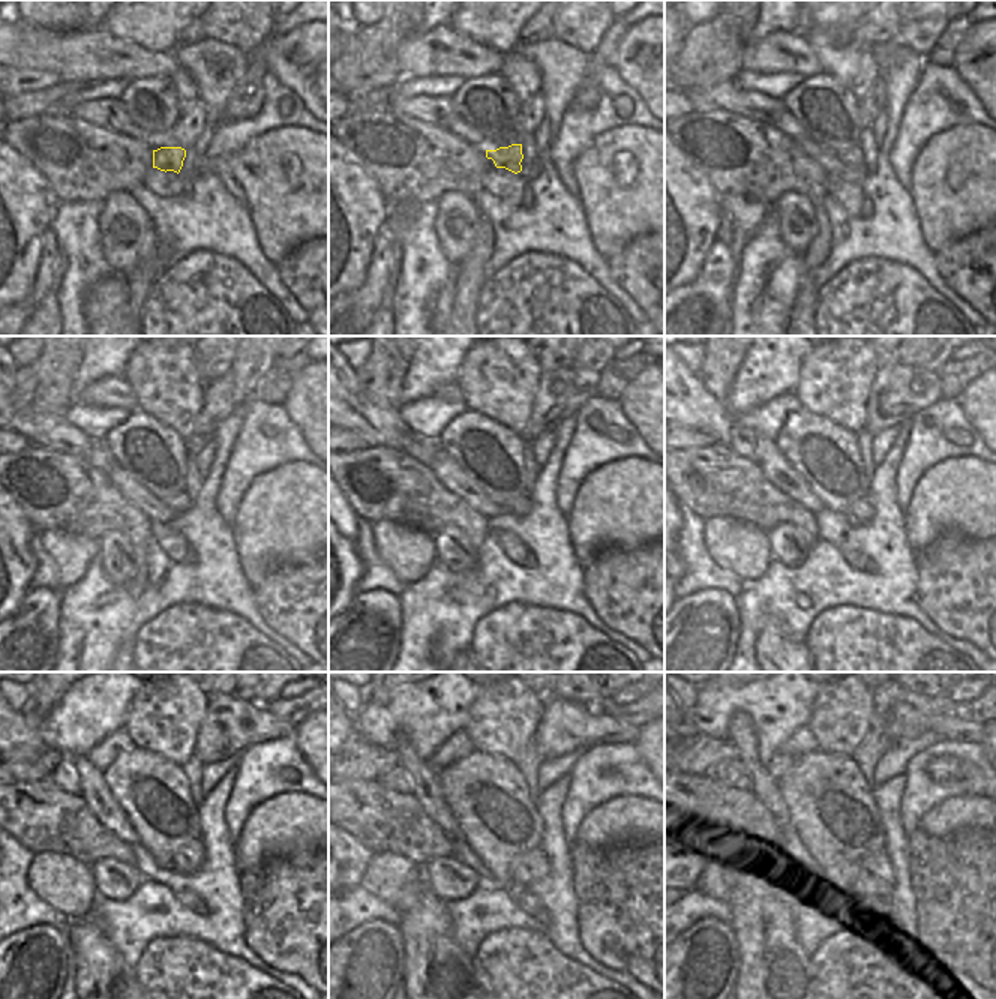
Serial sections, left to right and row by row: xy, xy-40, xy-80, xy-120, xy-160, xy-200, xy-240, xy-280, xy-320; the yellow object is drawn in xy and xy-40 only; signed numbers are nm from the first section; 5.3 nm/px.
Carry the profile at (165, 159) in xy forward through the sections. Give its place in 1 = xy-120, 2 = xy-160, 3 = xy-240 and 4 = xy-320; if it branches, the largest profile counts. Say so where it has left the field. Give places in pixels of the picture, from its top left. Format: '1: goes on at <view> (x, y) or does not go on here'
1: goes on at xy-120 (180, 503)
2: goes on at xy-160 (521, 506)
3: goes on at xy-240 (188, 858)
4: goes on at xy-320 (873, 878)

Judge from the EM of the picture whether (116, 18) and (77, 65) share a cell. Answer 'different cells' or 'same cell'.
different cells

